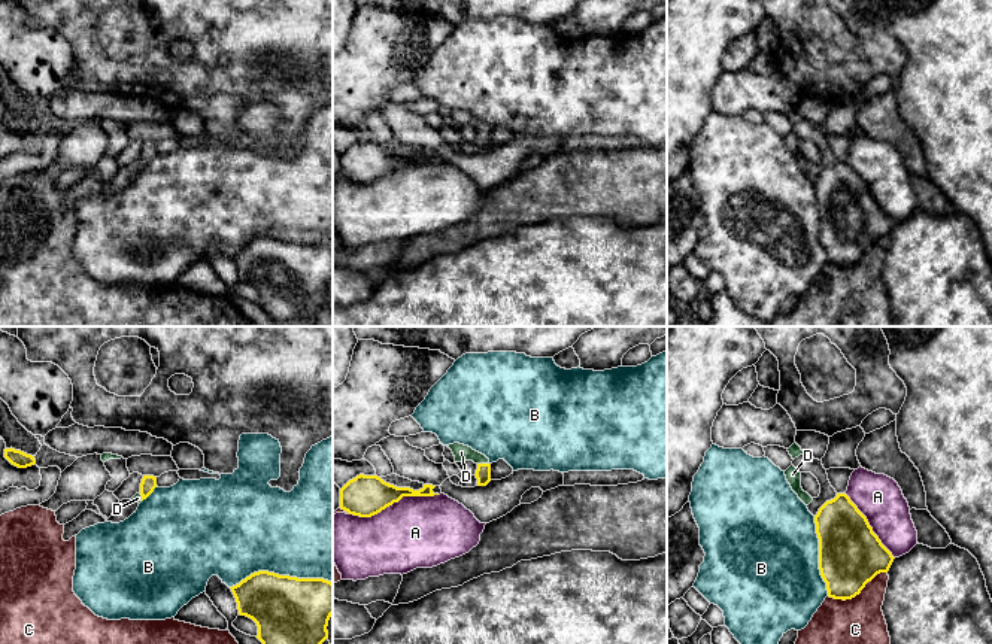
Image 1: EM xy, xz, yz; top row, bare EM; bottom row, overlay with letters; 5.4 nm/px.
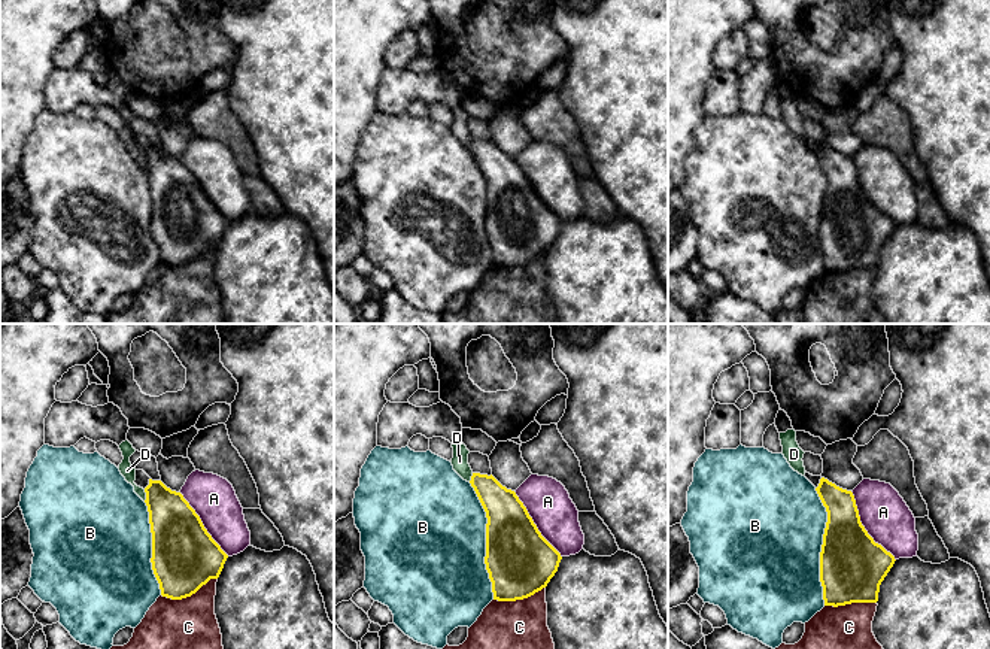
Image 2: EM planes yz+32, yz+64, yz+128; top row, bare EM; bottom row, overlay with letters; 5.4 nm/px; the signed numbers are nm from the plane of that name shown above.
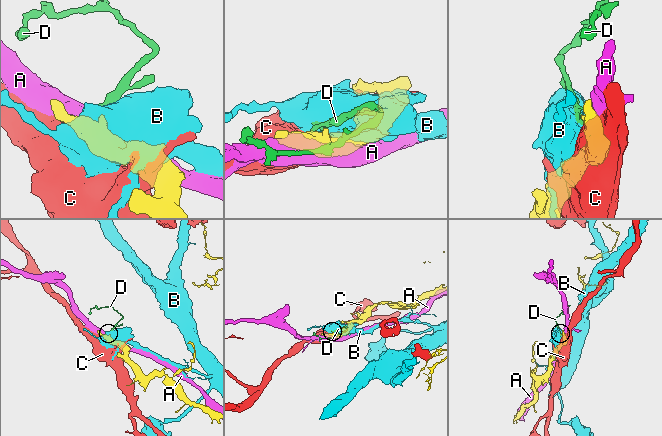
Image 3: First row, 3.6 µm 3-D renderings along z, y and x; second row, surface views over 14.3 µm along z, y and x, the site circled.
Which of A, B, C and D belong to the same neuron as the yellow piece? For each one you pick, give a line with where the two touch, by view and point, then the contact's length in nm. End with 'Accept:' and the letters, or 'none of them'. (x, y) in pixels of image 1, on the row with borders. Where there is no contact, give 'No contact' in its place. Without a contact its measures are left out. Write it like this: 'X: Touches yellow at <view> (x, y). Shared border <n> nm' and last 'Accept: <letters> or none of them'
D: Touches yellow at xz (484, 464). Shared border 60 nm
Accept: D

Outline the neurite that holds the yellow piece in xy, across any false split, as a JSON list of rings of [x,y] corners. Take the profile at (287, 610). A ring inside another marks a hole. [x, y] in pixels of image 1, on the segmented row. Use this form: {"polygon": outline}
{"polygon": [[[258,571],[230,589],[236,598],[239,614],[257,623],[257,638],[263,644],[322,644],[328,638],[327,626],[333,616],[331,581]]]}

